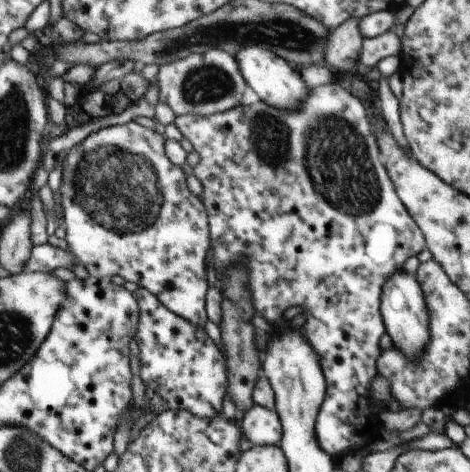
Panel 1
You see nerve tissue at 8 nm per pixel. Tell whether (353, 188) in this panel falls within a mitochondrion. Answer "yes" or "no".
yes

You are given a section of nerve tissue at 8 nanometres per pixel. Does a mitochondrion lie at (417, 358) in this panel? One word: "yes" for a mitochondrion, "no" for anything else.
no

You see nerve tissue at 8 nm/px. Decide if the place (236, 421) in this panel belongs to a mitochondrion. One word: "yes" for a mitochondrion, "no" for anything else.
no

